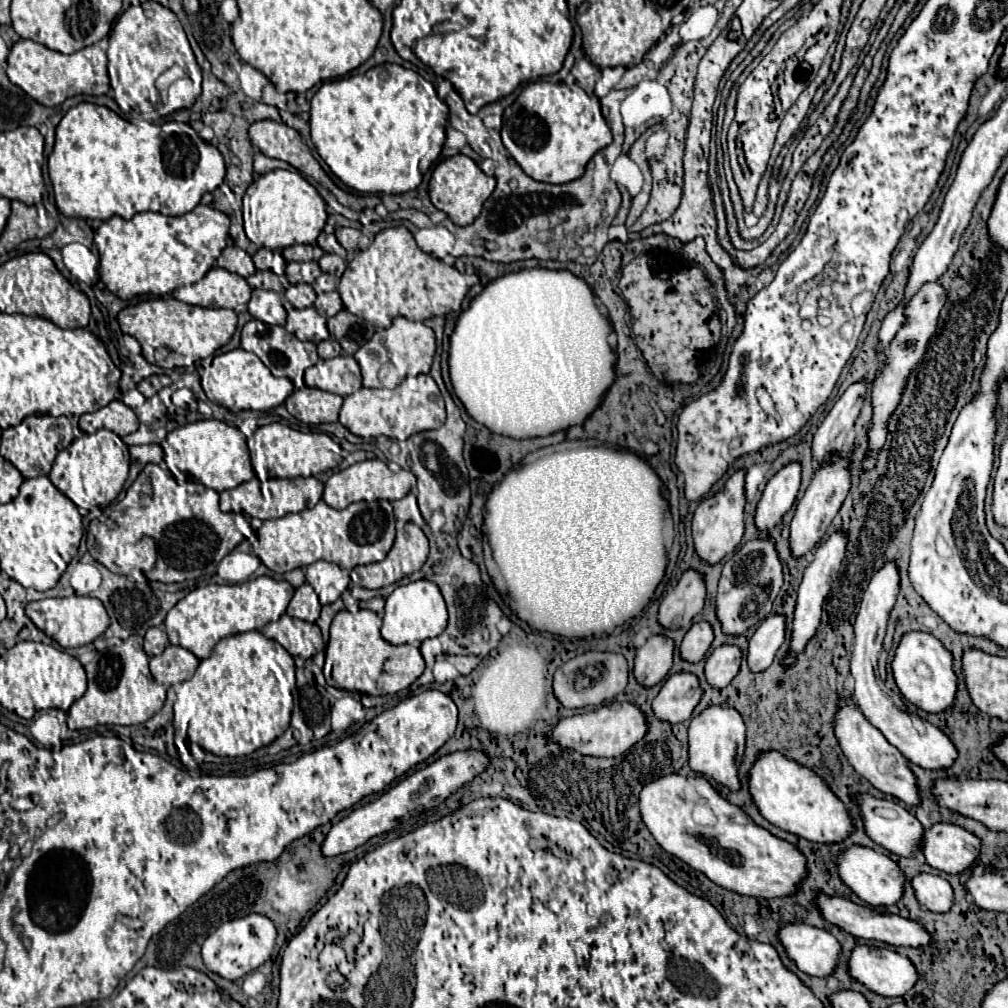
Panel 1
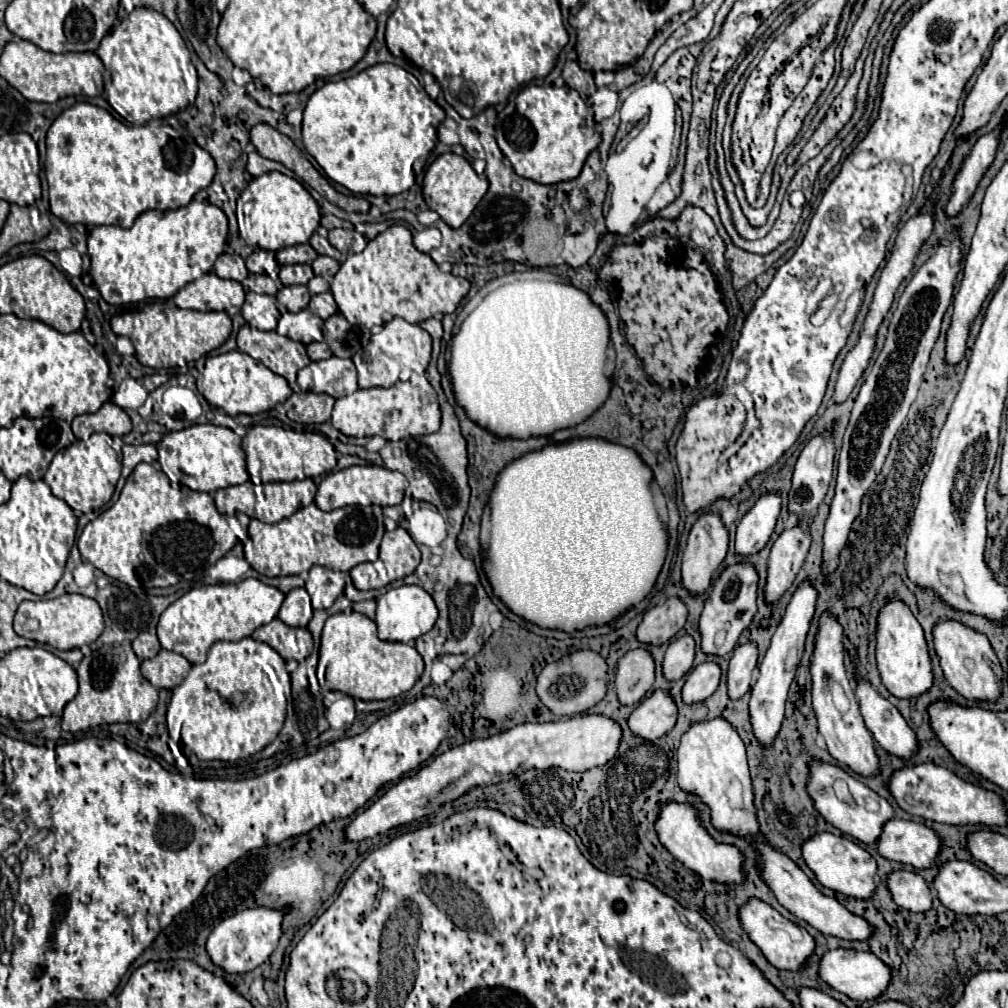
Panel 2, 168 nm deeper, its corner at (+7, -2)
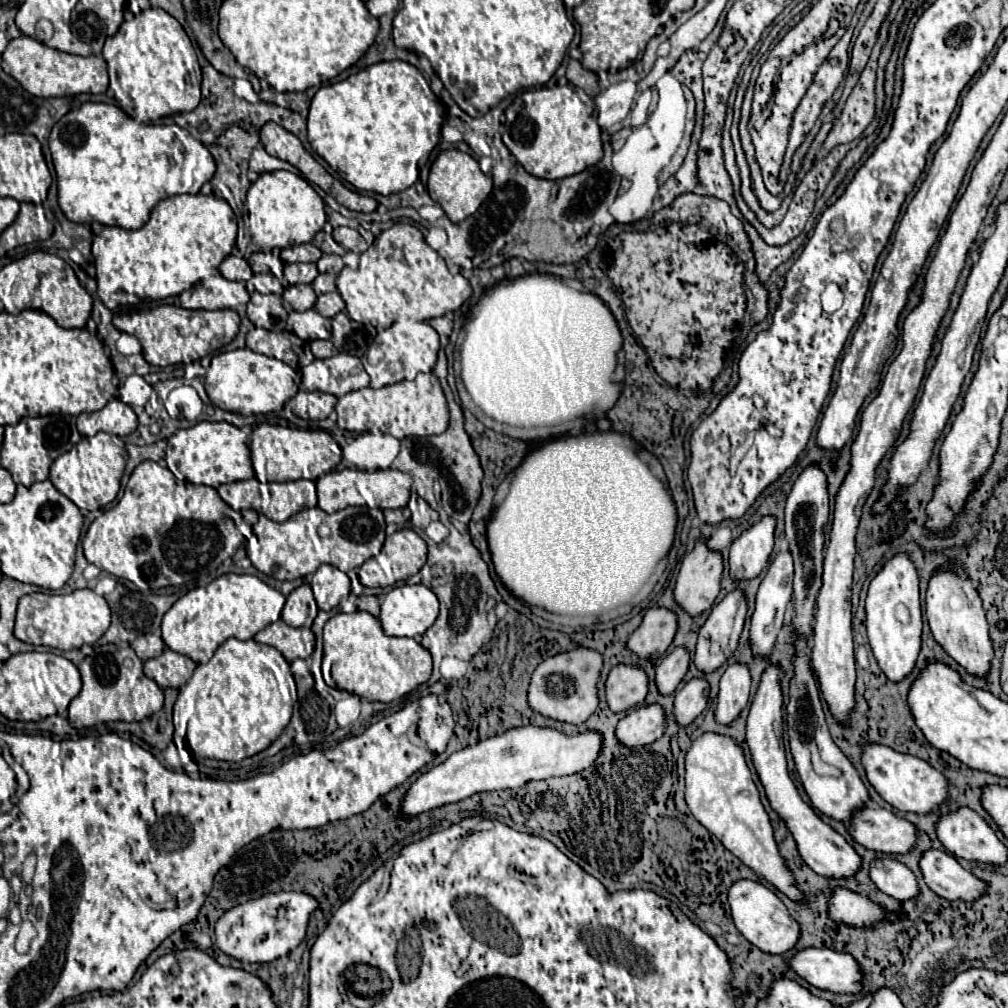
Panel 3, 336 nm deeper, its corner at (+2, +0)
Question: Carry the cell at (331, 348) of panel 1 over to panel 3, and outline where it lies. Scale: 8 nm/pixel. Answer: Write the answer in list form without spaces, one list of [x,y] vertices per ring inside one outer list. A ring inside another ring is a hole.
[[[313,341],[311,351],[317,359],[325,359],[325,357],[331,357],[335,353],[335,347],[331,341]]]

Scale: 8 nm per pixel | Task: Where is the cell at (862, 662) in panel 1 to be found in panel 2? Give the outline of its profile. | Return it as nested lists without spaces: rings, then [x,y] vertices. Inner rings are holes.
[[[856,679],[856,697],[874,741],[884,751],[910,759],[918,749],[918,741],[900,711],[888,699],[880,697],[880,693],[864,679]]]

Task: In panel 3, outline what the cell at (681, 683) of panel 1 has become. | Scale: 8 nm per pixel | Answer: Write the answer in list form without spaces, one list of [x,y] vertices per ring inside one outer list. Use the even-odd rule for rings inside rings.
[[[659,703],[637,707],[617,723],[617,739],[627,747],[649,745],[665,733],[665,711]]]

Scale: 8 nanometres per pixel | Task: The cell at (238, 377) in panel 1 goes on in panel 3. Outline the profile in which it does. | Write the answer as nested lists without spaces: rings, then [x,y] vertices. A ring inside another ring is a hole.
[[[235,349],[229,353],[215,353],[205,375],[205,391],[211,403],[219,409],[239,415],[259,415],[281,411],[283,405],[299,391],[295,385],[295,371],[283,361],[253,353],[251,349]]]

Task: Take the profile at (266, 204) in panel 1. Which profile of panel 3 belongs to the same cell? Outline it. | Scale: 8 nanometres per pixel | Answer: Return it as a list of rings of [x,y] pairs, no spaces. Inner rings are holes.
[[[289,171],[261,173],[247,191],[245,212],[253,242],[269,249],[285,249],[289,245],[309,243],[327,221],[325,203],[317,191],[303,177]]]

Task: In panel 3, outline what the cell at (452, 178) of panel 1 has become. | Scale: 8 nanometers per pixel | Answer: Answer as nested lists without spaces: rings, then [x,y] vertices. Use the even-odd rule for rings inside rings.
[[[457,149],[439,153],[439,157],[431,165],[429,183],[427,183],[431,199],[441,205],[441,209],[447,213],[447,217],[453,223],[461,223],[469,215],[473,215],[479,209],[479,205],[485,201],[485,197],[491,193],[491,187],[493,187],[491,177],[479,169],[479,163],[469,153],[461,153]]]

